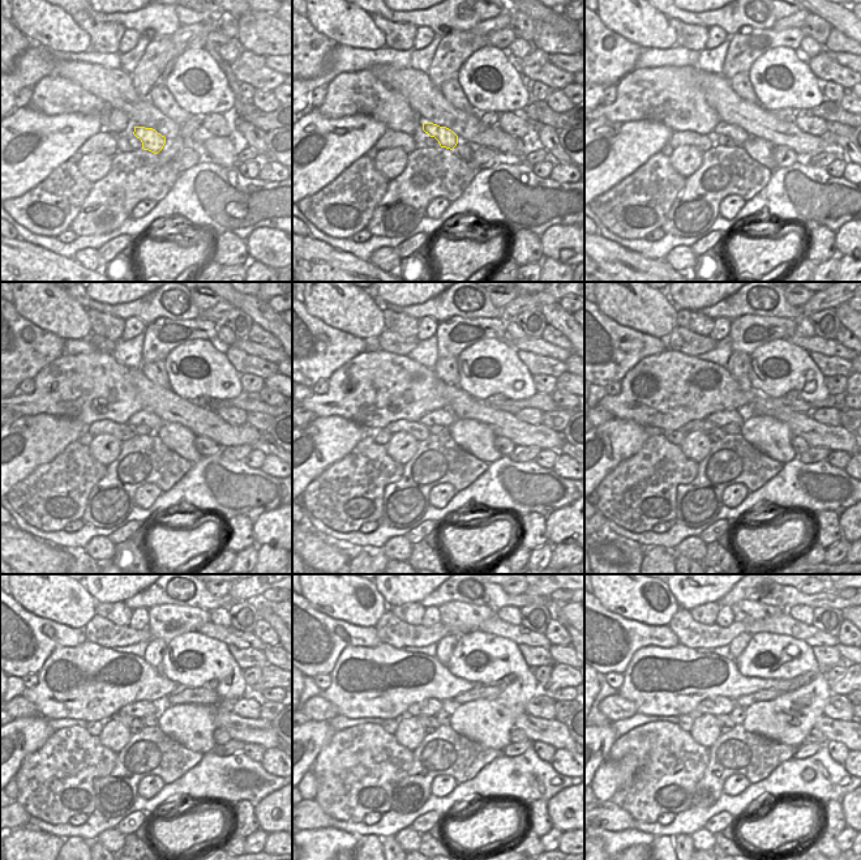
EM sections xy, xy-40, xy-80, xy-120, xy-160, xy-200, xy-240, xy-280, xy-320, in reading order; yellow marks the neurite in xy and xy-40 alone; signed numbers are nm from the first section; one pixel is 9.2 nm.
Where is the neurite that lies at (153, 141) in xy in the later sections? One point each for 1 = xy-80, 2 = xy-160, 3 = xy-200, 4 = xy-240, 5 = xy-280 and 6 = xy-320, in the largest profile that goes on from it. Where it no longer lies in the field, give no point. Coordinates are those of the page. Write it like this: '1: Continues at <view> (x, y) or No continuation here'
1: Continues at xy-80 (736, 133)
2: Continues at xy-160 (442, 416)
3: Continues at xy-200 (720, 418)
4: Continues at xy-240 (140, 709)
5: Continues at xy-280 (429, 707)
6: Continues at xy-320 (716, 706)

